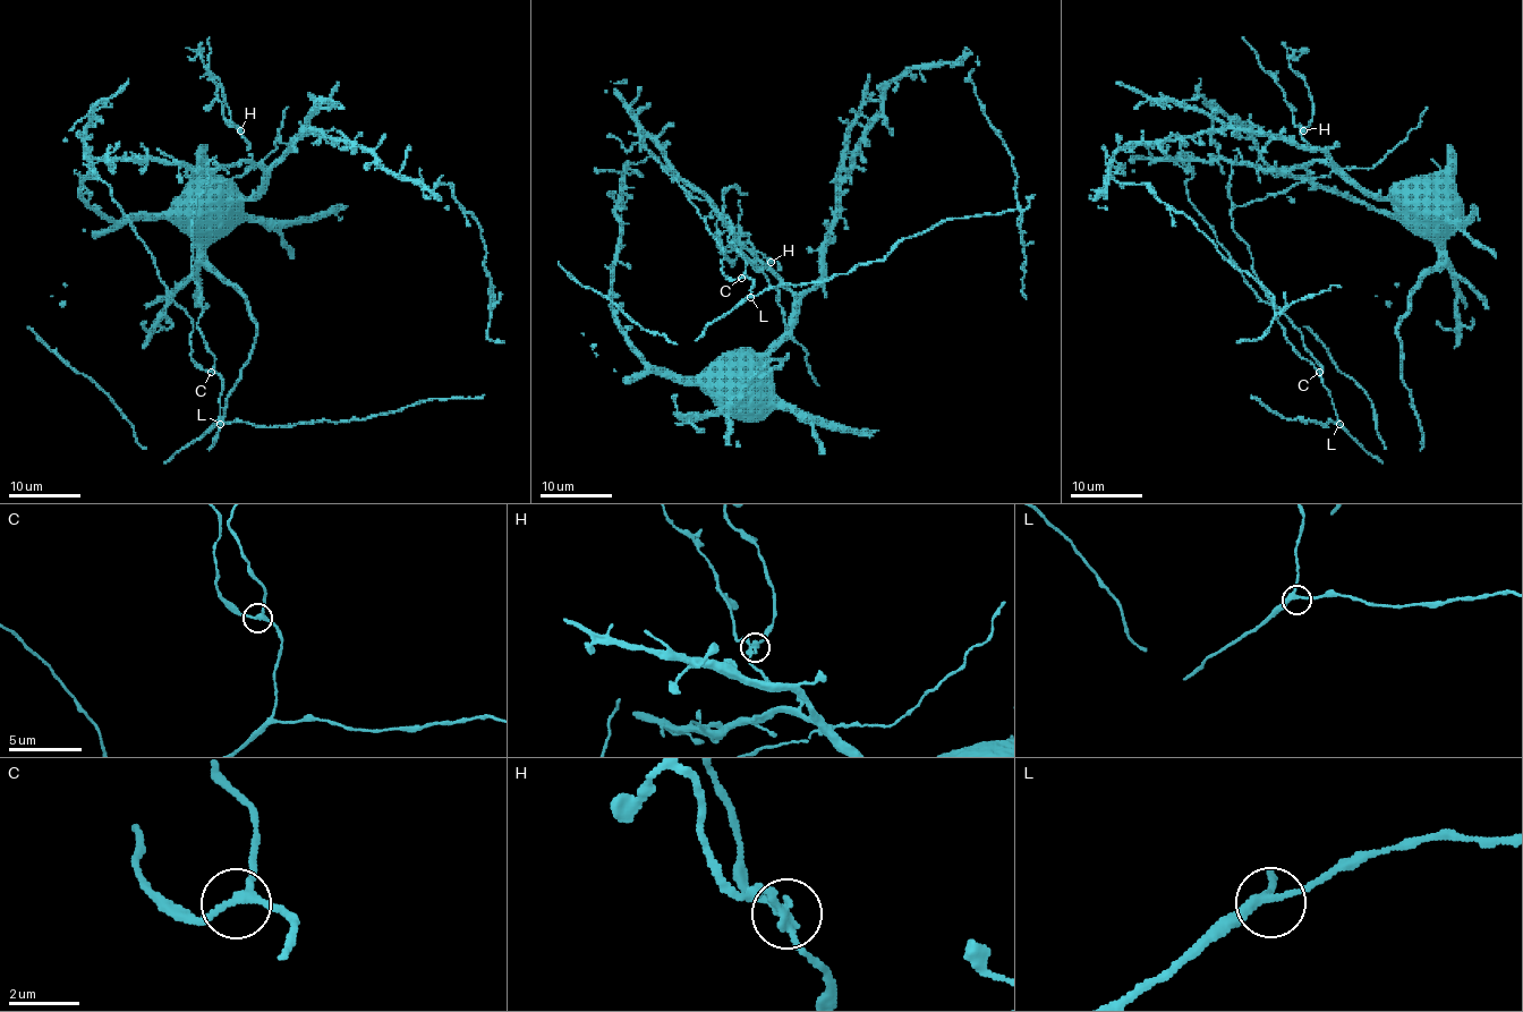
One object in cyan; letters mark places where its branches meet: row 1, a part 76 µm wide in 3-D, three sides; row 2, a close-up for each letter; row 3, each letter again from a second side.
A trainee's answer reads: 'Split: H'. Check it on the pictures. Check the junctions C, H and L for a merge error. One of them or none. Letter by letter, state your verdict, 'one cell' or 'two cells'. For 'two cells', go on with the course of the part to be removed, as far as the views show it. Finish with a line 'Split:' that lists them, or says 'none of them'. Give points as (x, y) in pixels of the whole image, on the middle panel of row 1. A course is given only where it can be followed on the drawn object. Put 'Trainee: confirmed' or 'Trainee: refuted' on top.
Trainee: confirmed
C: one cell
H: two cells | (771, 261), (762, 270), (734, 247), (725, 254), (729, 260), (719, 252)
L: one cell
Split: H

